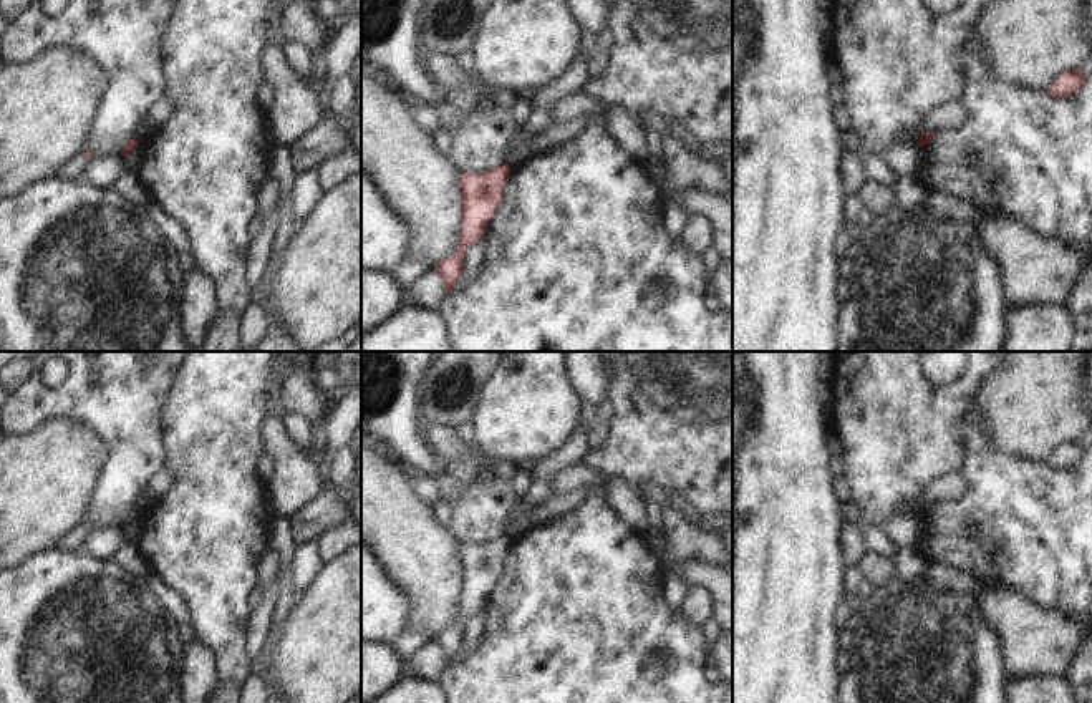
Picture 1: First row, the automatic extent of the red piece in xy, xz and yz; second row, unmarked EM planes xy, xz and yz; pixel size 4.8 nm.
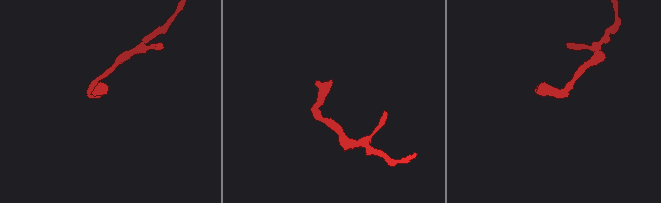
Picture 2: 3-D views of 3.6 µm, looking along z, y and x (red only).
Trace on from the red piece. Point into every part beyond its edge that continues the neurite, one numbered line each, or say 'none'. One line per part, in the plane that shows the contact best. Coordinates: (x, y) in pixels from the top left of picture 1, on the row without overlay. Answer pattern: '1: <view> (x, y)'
1: xy (73, 541)

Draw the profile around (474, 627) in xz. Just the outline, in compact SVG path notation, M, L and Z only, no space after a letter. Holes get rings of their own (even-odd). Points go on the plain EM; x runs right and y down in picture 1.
M481 608L466 622L462 645L457 655L452 658L452 663L462 662L477 647L484 632L484 620L484 608Z

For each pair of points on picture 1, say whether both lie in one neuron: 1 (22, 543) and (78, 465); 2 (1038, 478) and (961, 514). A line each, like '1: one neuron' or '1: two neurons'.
1: one neuron
2: one neuron

